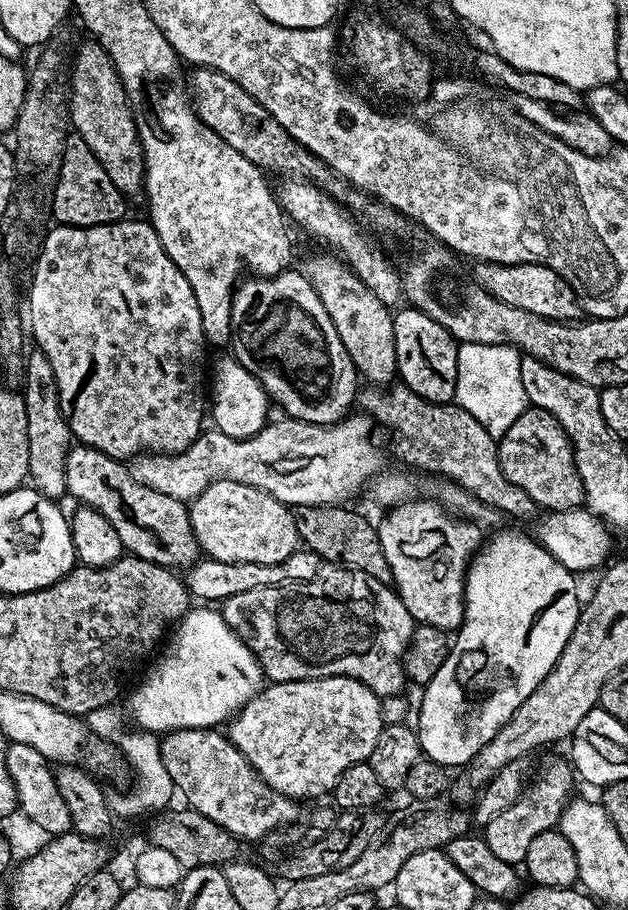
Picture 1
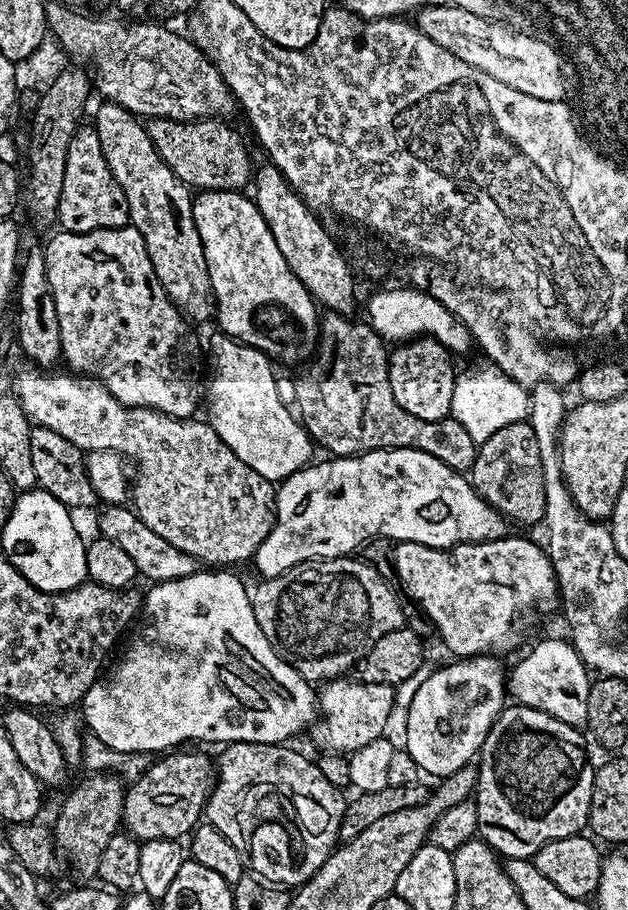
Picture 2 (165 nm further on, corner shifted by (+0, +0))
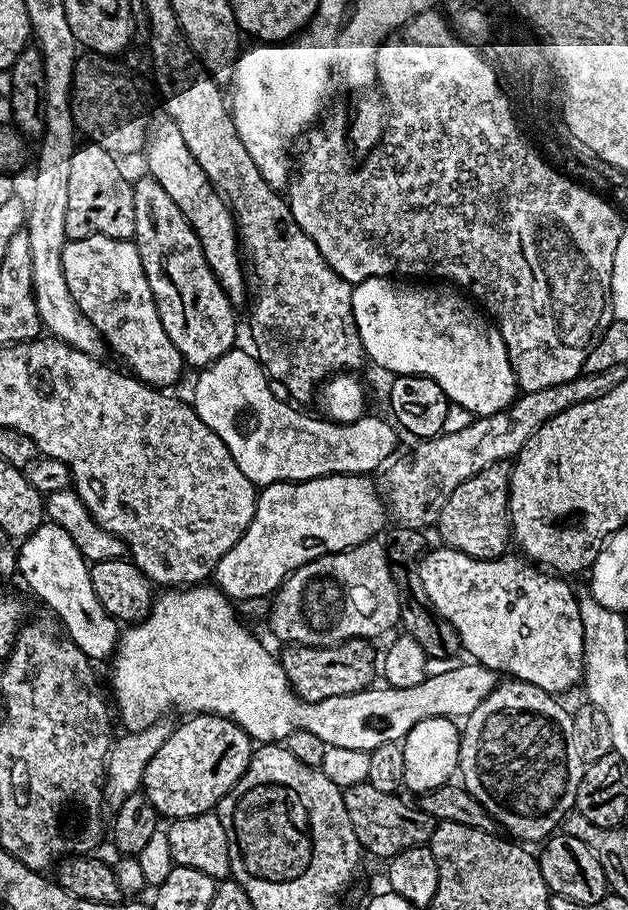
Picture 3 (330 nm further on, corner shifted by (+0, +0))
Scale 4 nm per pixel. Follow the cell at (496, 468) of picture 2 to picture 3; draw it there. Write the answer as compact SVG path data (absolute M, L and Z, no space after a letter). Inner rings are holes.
M501 462L482 470L474 478L462 482L454 494L440 508L438 529L445 545L479 560L499 560L510 544L510 517L508 514L508 477L510 468Z

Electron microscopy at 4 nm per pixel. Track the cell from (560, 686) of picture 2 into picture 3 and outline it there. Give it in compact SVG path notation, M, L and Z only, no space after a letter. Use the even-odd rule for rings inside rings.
M176 586L171 590L164 592L155 597L152 602L152 608L148 611L145 620L139 621L133 625L127 625L120 635L120 641L114 653L112 663L114 662L114 670L112 672L112 688L110 690L116 707L116 712L124 724L124 730L131 732L140 732L144 728L150 727L152 724L159 724L165 719L164 711L167 708L176 707L184 714L208 713L210 715L225 716L226 719L233 720L238 727L246 732L248 736L256 742L283 742L290 734L294 734L298 730L307 730L310 734L318 734L318 738L322 738L322 742L327 744L329 748L345 748L346 750L362 750L363 752L373 752L378 746L382 746L386 742L403 741L404 736L411 730L419 720L425 720L431 716L447 716L449 718L467 718L475 708L491 694L493 688L498 683L497 673L491 668L485 668L484 665L475 662L466 662L461 669L451 670L446 674L438 674L437 676L429 676L420 685L412 685L409 688L394 688L389 686L369 686L360 692L351 692L350 694L342 694L341 696L331 696L322 702L312 704L308 700L303 700L296 693L293 681L290 679L290 672L283 668L274 657L268 653L268 648L247 628L244 624L236 621L236 612L233 601L229 600L219 588L215 586Z

